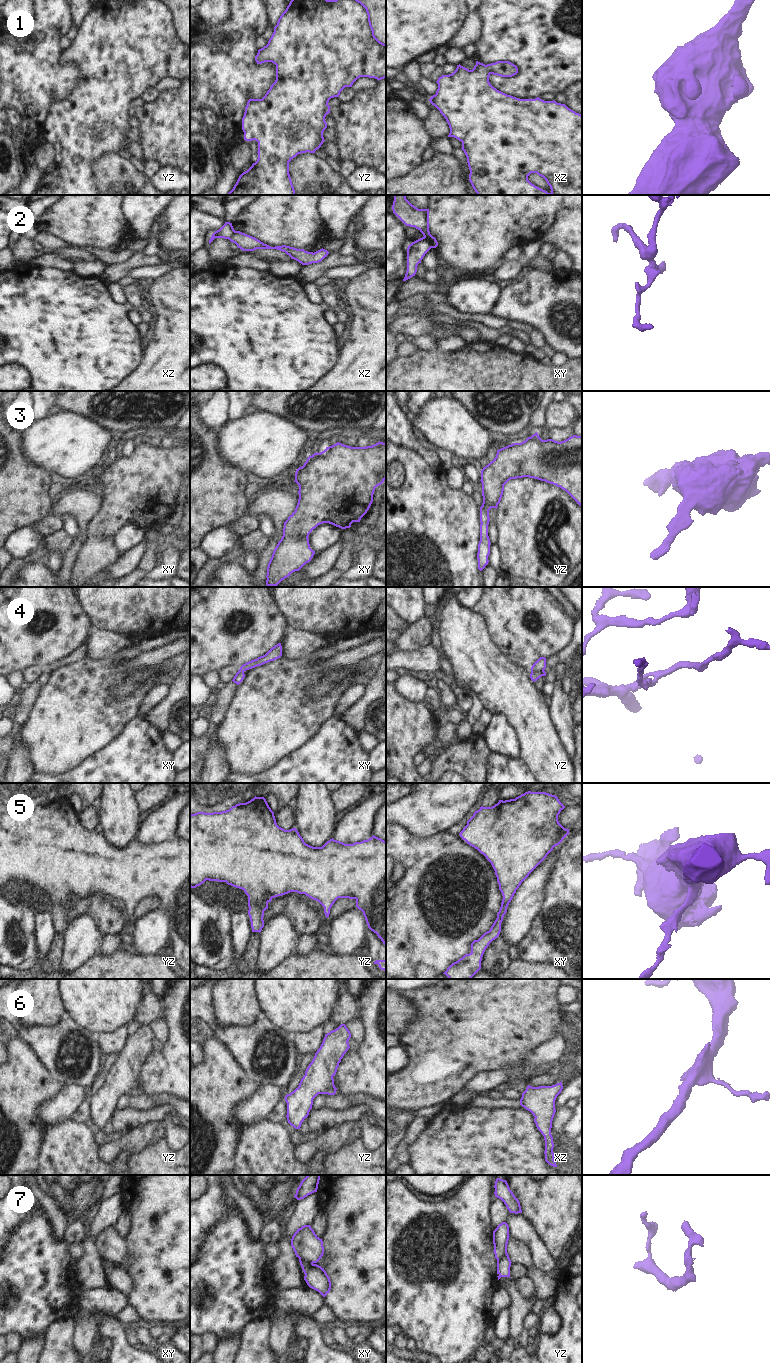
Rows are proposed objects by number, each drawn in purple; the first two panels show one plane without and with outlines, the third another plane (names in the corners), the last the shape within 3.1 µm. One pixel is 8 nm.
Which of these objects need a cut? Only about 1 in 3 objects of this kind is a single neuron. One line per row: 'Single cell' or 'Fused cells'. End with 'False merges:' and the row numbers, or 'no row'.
1: Single cell
2: Fused cells
3: Single cell
4: Fused cells
5: Single cell
6: Single cell
7: Fused cells
False merges: 2, 4, 7.

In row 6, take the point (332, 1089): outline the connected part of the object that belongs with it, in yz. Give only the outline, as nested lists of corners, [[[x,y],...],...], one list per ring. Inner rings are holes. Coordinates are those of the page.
[[[345,1024],[325,1034],[320,1048],[305,1071],[299,1086],[284,1098],[287,1103],[287,1121],[295,1129],[312,1109],[313,1099],[318,1094],[335,1095],[334,1079],[344,1054],[350,1048],[351,1033]]]

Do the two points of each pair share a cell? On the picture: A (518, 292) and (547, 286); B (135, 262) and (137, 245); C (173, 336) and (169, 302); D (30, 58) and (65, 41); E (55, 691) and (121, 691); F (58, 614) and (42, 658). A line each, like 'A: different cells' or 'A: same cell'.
A: same cell
B: different cells
C: same cell
D: different cells
E: different cells
F: same cell

